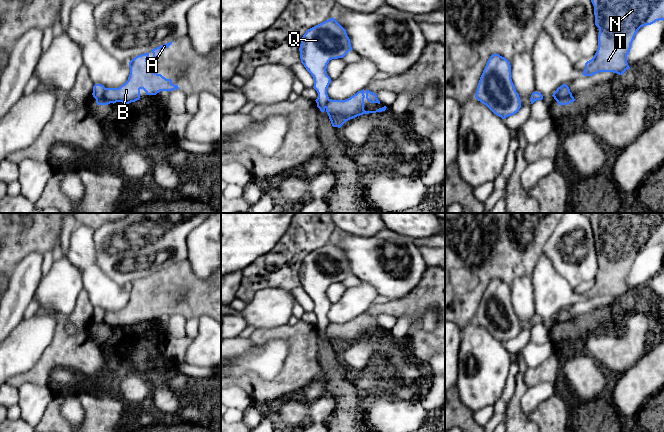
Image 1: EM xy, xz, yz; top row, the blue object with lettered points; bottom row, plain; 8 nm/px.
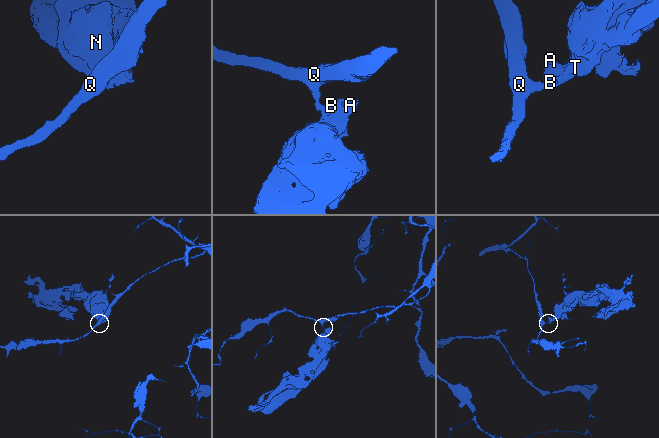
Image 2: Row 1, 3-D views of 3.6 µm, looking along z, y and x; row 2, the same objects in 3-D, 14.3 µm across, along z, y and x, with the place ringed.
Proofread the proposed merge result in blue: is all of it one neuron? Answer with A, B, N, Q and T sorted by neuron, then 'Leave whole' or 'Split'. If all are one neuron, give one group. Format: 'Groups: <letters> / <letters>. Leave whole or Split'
Groups: A B N T / Q. Split

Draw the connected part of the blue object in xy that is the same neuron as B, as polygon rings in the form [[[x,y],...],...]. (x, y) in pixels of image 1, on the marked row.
[[[149,52],[136,56],[129,62],[130,74],[128,80],[119,88],[105,88],[104,103],[122,102],[125,105],[140,99],[140,90],[143,89],[146,95],[156,95],[160,91],[172,91],[179,89],[171,79],[166,79],[157,74],[154,62],[147,59]]]

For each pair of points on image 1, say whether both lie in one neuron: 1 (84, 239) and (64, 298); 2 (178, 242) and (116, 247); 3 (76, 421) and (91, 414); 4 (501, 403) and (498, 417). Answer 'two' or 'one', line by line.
1: two
2: one
3: two
4: one

